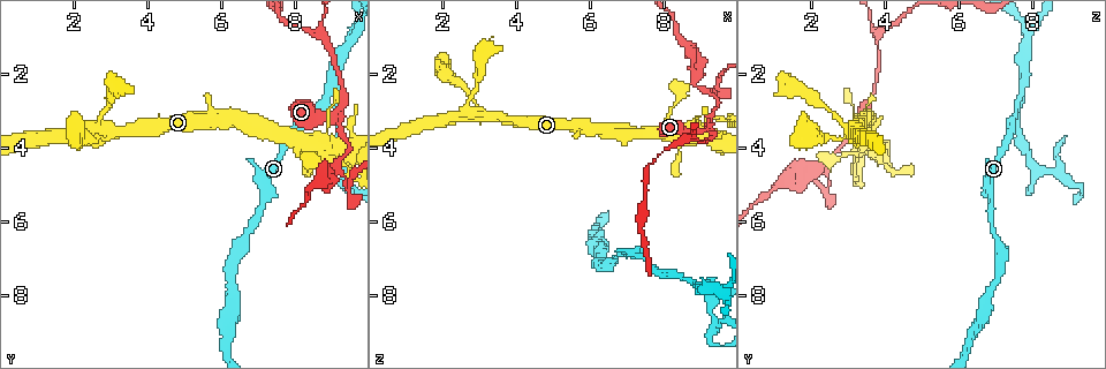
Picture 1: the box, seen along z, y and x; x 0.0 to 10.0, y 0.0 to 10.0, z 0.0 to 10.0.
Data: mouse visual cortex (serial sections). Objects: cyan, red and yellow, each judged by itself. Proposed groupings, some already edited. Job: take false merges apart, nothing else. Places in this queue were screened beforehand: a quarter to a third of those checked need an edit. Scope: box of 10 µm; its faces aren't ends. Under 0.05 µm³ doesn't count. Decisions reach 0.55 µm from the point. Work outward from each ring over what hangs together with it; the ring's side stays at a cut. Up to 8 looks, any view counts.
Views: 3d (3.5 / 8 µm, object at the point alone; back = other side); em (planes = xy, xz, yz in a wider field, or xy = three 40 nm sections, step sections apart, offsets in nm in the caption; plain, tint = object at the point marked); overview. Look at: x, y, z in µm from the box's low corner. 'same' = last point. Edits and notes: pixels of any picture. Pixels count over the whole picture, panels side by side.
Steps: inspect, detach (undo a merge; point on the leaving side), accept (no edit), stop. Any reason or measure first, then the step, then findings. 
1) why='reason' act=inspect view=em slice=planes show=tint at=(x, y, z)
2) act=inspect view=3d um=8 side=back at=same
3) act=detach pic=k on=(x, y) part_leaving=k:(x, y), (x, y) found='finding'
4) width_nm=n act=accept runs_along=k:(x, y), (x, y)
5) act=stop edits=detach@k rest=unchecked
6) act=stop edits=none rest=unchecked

why='two arms in line, one across' act=inspect view=3d um=3.5 at=(9.25, 3.05, 3.45)

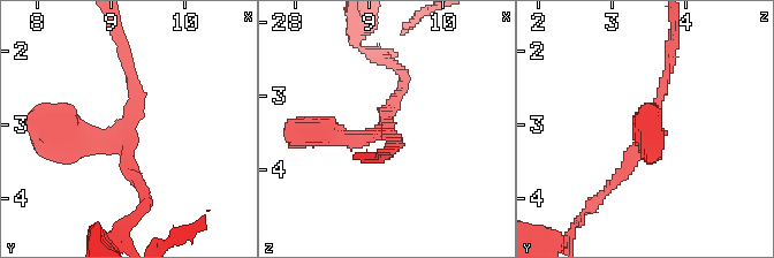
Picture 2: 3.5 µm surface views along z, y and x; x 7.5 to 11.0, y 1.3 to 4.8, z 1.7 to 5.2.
arms=3 arm_widths_nm=150,200,300 act=inspect view=em slice=xy step=2 show=plain at=(9.25, 3.00, 3.50)

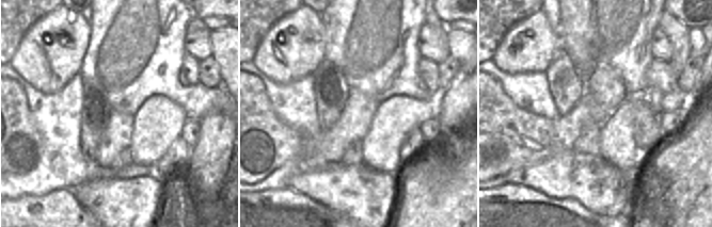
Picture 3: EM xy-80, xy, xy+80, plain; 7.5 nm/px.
act=inspect view=em slice=xy step=2 show=tint at=same

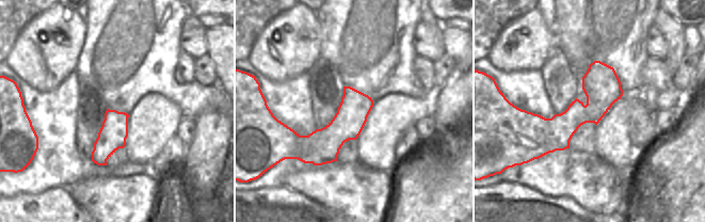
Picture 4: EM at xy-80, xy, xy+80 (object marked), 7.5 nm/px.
act=accept runs_along=4:(618, 83), (566, 124), (524, 121) found='all the same cell'

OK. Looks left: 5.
act=inspect view=3d um=8 side=back at=(9.15, 4.50, 2.40)

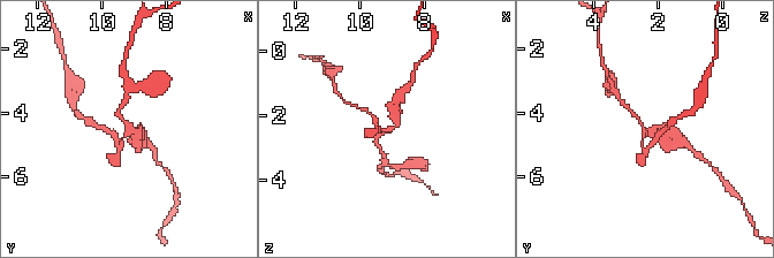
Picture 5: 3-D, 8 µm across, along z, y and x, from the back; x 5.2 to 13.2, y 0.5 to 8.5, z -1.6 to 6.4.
arms=3 arm_widths_nm=150,150,400 why='now the EM' act=inspect view=em slice=planes show=tint at=same

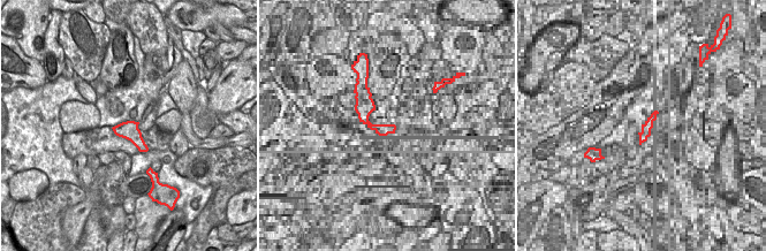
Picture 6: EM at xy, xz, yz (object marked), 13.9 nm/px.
act=detach pic=5 on=(116, 157) part_leaving=5:(126, 133), (116, 153), (116, 165) found='a second cell is stuck on'

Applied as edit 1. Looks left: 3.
why='three-way junction' act=inspect view=3d um=3.5 at=(8.65, 1.00, 3.90)

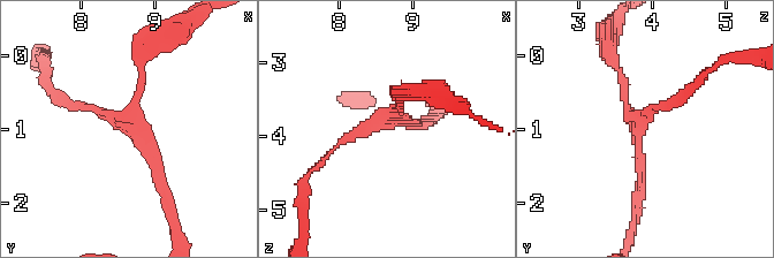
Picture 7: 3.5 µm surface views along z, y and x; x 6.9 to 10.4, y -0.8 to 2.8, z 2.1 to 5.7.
arms=3 arm_widths_nm=100,100,150 why='shape alone is not enough' act=inspect view=em slice=planes show=tint at=(8.70, 0.95, 3.80)

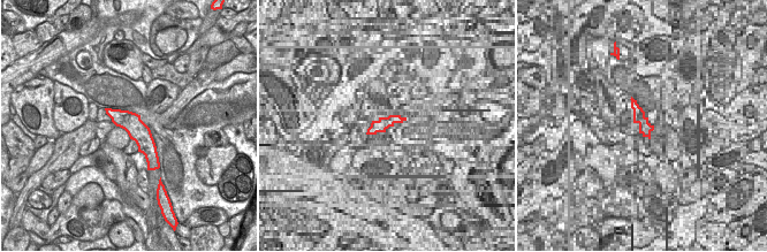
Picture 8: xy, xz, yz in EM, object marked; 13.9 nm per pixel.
act=accept runs_along=8:(108, 111), (123, 119), (151, 152) found='all the same cell'

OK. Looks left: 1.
act=stop edits=detach@5 rest=unchecked

